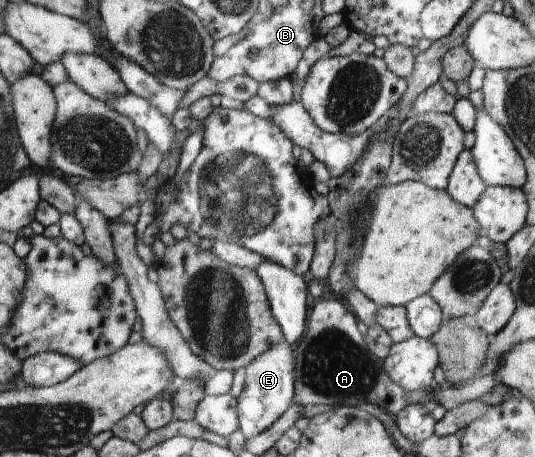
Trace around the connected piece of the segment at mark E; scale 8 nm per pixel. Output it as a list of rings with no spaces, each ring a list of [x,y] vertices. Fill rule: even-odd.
[[[288,342],[272,347],[259,356],[252,365],[246,367],[244,387],[236,398],[237,416],[240,431],[247,441],[264,433],[281,415],[285,414],[288,405],[295,399],[294,393],[294,358]]]

